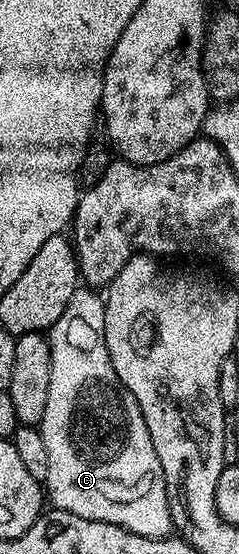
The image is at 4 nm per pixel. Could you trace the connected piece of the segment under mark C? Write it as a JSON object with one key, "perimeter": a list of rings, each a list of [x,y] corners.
{"perimeter":[[[86,287],[78,288],[72,299],[68,299],[64,315],[60,315],[48,333],[52,351],[52,383],[48,383],[48,407],[44,407],[44,419],[40,426],[44,448],[48,450],[44,493],[53,508],[80,515],[80,519],[112,523],[145,537],[168,537],[174,524],[168,507],[166,476],[152,447],[144,415],[134,396],[120,383],[110,362],[104,339],[106,302],[94,293],[97,292]]]}

